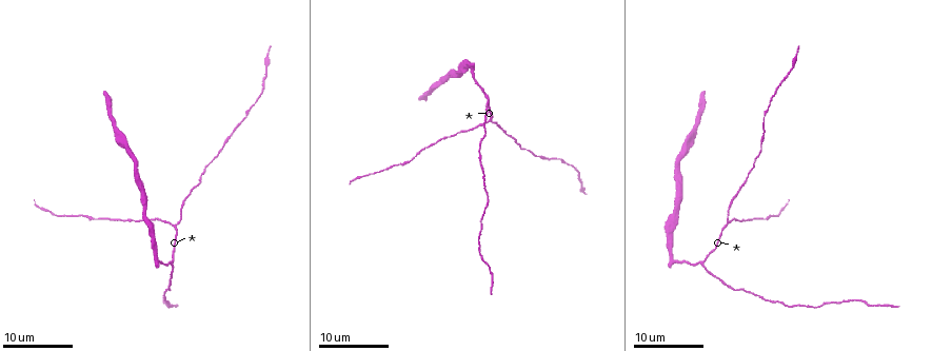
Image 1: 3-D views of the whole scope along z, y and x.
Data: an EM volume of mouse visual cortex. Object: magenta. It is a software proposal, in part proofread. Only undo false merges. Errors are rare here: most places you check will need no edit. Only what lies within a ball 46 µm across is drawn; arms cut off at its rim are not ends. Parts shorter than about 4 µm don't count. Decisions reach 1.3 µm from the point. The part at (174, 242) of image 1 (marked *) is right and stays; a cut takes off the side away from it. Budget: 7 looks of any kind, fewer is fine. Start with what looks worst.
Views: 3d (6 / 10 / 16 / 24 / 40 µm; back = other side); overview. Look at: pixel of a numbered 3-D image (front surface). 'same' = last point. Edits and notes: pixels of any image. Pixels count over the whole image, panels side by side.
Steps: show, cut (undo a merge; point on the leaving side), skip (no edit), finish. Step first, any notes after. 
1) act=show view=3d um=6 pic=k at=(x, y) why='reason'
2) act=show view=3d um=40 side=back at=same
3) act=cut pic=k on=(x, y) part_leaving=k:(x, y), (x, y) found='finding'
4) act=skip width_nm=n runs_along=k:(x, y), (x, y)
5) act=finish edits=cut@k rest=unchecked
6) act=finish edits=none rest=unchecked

act=show view=3d um=16 pic=1 at=(698, 263) why='a fork'

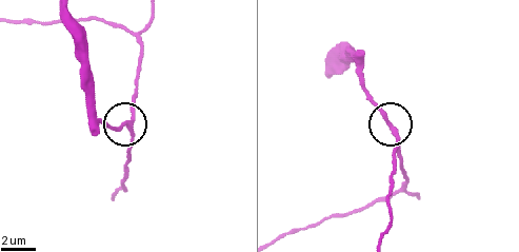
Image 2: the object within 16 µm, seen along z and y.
act=show view=3d um=6 pic=2 at=(391, 129)

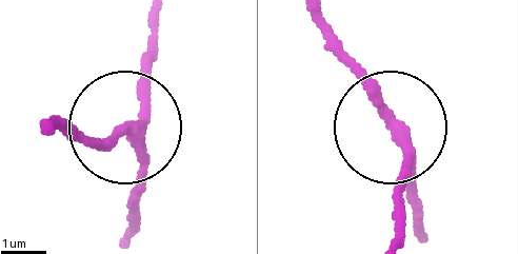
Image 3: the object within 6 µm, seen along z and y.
act=show view=3d um=6 side=back pic=3 at=(124, 129)

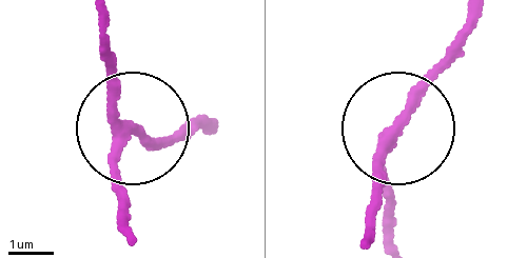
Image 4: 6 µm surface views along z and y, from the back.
act=skip width_nm=240 runs_along=4:(104, 22), (104, 90), (128, 127), (116, 221) found='all the same neuron'

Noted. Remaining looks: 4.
act=show view=3d um=24 pic=1 at=(492, 120) why='arms part here'

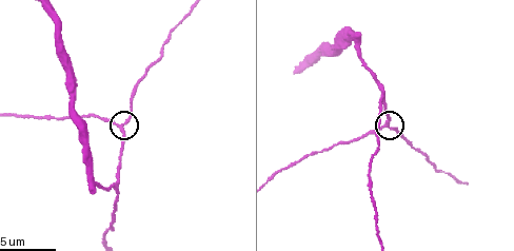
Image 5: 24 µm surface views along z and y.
act=show view=3d um=6 pic=5 at=(121, 124) why='zoom in'

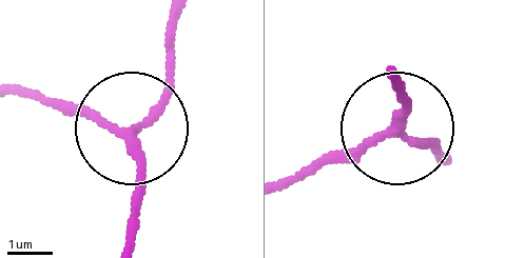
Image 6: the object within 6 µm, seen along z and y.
act=skip width_nm=200 runs_along=6:(124, 237), (136, 206), (132, 131), (22, 85) found='one neuron here'

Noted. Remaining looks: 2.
act=show view=3d um=24 pic=1 at=(566, 163) why='calibre changes'

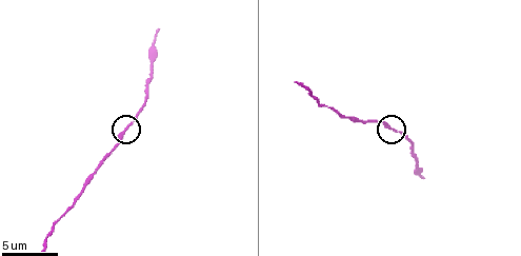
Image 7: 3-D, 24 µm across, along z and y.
act=show view=3d um=10 pic=7 at=(126, 127) why='zoom in'

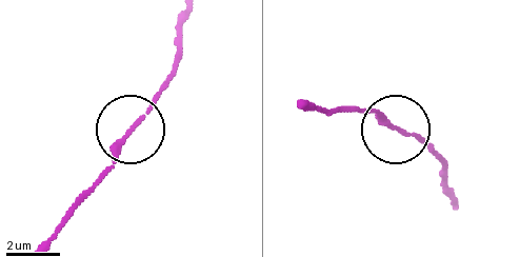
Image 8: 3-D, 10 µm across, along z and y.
act=skip found='all the same neuron'

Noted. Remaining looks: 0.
act=finish edits=none rest=unchecked

